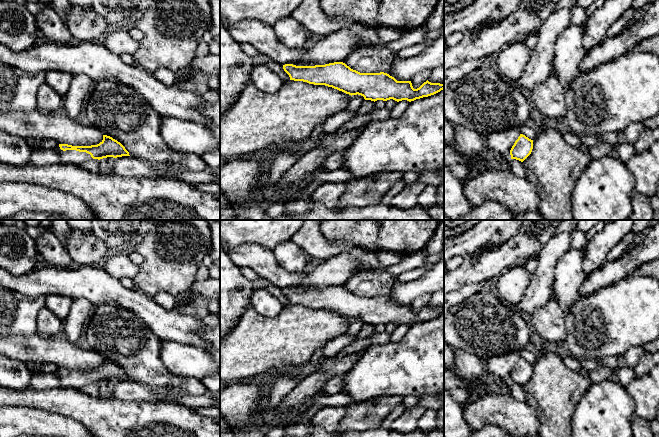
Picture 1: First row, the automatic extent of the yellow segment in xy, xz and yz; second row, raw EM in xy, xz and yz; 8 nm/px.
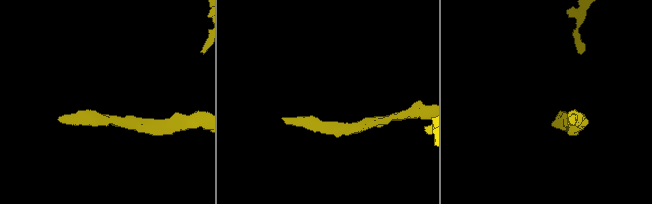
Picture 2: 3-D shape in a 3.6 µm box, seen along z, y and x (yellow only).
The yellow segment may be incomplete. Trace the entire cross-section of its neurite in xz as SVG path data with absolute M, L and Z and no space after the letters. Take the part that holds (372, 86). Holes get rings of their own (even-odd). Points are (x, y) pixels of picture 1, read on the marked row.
M242 19L237 23L226 26L230 35L239 44L248 43L258 52L272 58L274 61L283 66L284 71L289 75L290 80L303 81L314 85L325 85L342 91L349 95L361 95L365 100L387 101L393 99L397 102L407 100L409 102L423 97L434 95L444 89L444 83L431 83L428 80L419 88L414 89L411 81L397 81L387 73L360 73L351 69L343 62L334 62L325 65L315 66L296 66L293 63L300 60L305 50L290 49L284 46L276 36L272 25L259 22L255 19Z

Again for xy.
M103 135L103 140L97 145L72 146L59 144L54 151L59 153L62 163L81 164L91 159L107 157L130 156L125 147L110 136Z

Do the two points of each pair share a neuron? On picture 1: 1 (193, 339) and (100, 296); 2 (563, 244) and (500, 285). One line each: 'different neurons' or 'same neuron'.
1: same neuron
2: different neurons

